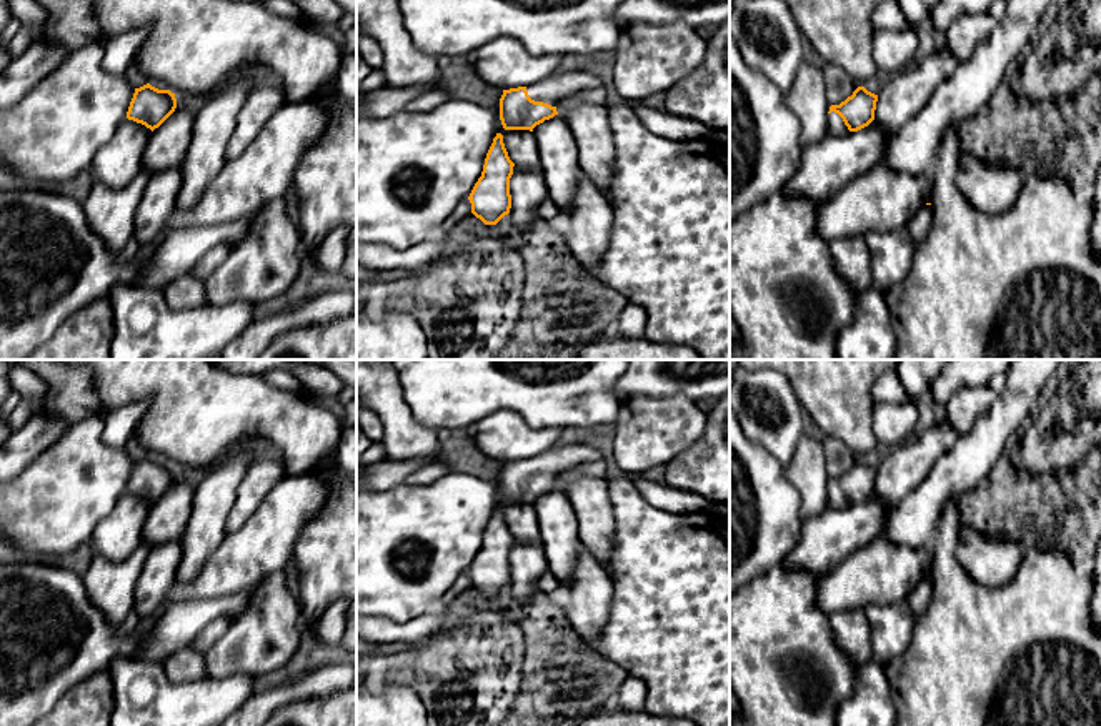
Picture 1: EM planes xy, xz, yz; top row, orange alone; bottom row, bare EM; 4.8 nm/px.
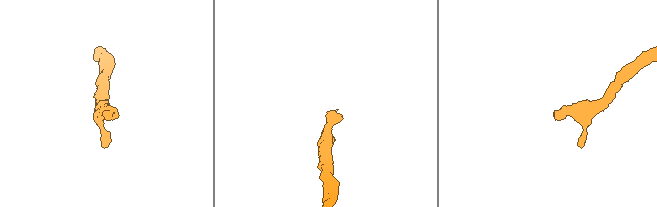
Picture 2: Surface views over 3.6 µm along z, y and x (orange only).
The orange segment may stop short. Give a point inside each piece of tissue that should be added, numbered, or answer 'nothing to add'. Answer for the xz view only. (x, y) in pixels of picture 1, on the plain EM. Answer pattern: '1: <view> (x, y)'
1: xz (563, 457)

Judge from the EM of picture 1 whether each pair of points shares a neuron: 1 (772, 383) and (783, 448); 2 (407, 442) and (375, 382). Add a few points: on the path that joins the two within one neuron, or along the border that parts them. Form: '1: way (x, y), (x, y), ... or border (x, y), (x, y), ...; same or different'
1: way (783, 400), (792, 422), (783, 432); same
2: way (400, 427), (385, 397); same

